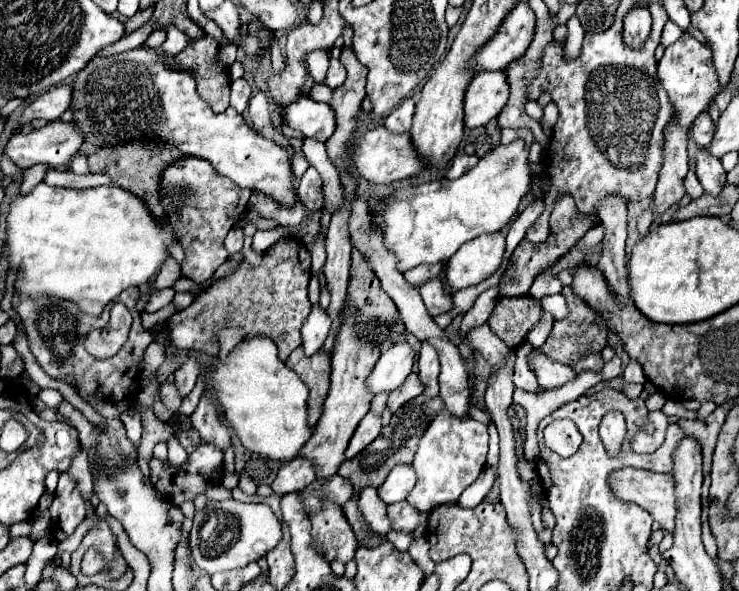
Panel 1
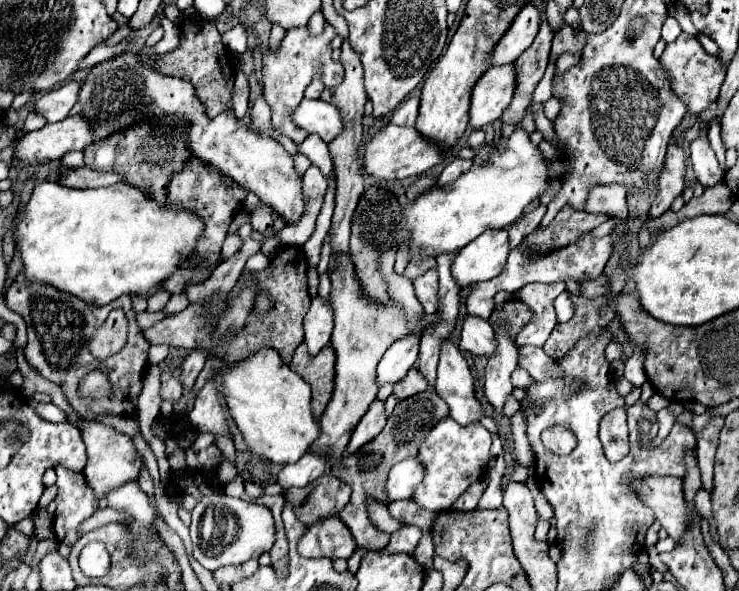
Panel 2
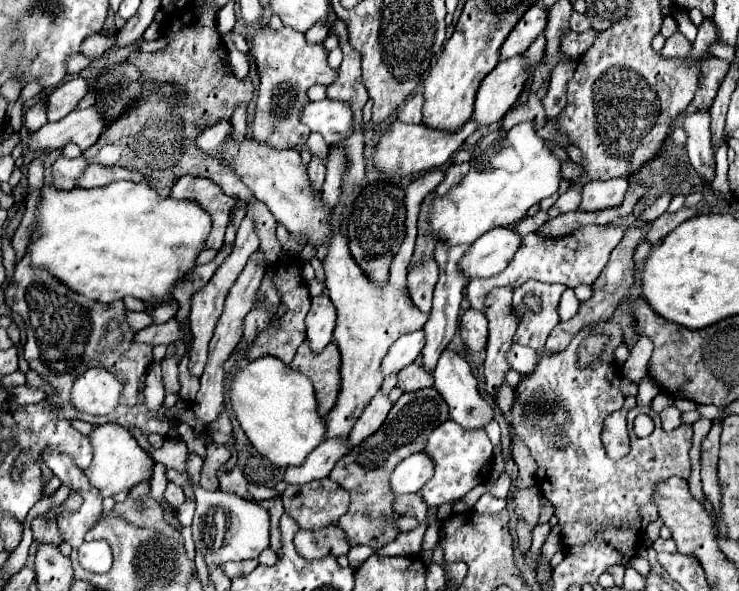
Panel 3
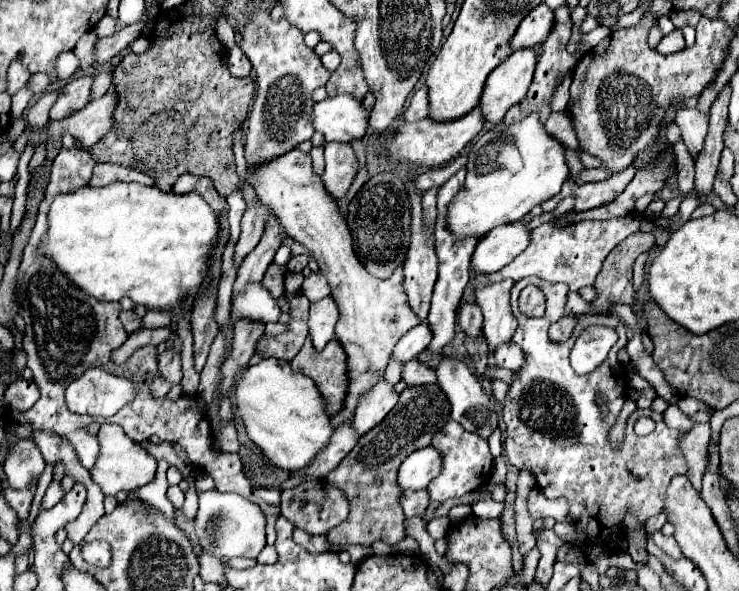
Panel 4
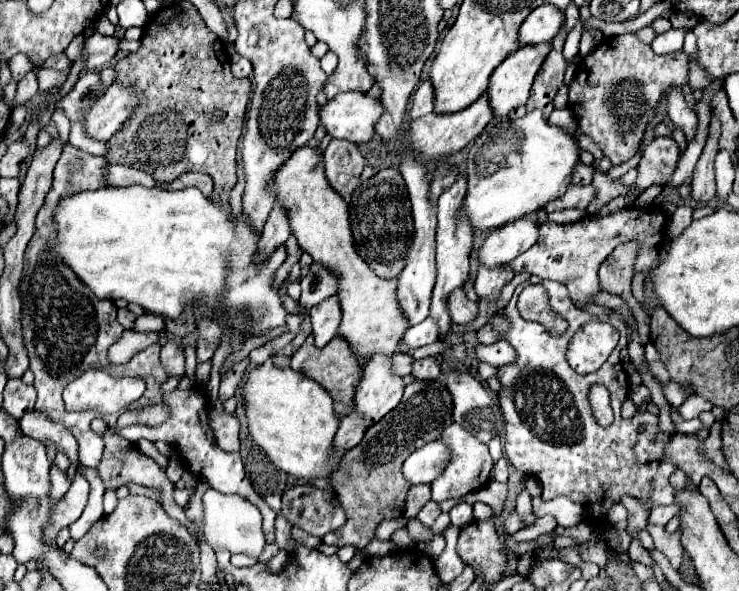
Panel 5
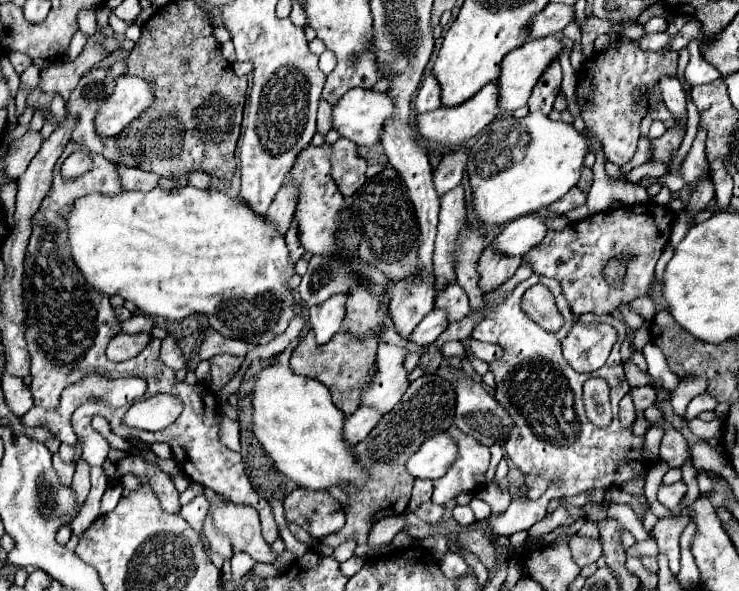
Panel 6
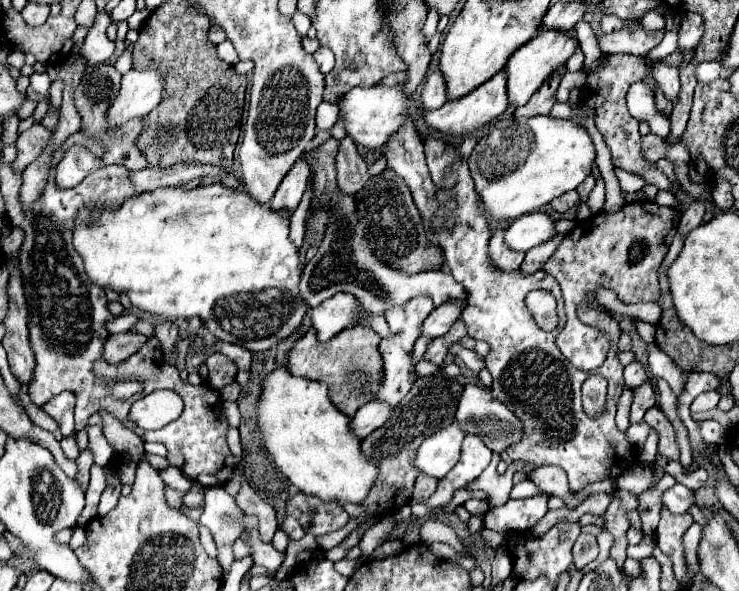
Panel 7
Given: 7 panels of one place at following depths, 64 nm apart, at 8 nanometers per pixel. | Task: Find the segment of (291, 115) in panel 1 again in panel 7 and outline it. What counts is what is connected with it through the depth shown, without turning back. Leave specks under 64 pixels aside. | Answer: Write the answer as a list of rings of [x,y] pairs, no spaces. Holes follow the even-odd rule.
[[[380,84],[370,88],[352,88],[350,92],[344,94],[338,106],[340,106],[340,118],[344,120],[346,134],[356,144],[362,144],[366,148],[382,148],[390,138],[390,134],[394,134],[404,124],[406,112],[412,120],[420,114],[420,110],[414,106],[414,100],[406,98],[400,86],[386,88]]]

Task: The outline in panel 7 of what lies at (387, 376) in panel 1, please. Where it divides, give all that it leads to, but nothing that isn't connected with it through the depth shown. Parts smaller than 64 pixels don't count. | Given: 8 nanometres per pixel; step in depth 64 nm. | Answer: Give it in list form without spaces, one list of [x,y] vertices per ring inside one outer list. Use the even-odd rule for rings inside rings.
[[[448,302],[448,304],[442,304],[442,306],[434,308],[434,312],[424,320],[420,336],[428,338],[428,340],[444,336],[450,330],[450,326],[460,318],[464,306],[466,304],[460,304],[460,302],[452,302],[452,304]]]

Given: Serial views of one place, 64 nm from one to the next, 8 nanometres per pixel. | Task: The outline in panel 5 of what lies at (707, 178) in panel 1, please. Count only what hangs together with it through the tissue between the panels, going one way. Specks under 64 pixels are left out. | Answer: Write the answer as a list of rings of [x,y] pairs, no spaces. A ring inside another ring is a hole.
[[[680,88],[668,90],[666,100],[668,100],[668,116],[670,116],[670,120],[674,122],[674,126],[678,126],[684,132],[686,140],[692,142],[694,136],[696,136],[696,130],[698,130],[696,112],[686,104]]]

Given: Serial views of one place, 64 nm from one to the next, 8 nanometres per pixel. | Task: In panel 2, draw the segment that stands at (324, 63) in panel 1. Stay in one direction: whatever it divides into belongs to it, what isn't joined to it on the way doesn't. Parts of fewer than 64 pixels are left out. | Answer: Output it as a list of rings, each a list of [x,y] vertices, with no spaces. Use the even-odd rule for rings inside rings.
[[[318,75],[314,77],[310,85],[306,88],[304,97],[308,99],[318,100],[324,89],[324,85]]]

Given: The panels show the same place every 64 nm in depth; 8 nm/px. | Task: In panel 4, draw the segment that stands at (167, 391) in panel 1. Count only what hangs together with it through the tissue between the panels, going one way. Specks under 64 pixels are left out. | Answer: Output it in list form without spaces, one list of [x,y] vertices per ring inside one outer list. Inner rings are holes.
[[[166,350],[158,358],[158,368],[160,374],[168,380],[170,386],[176,386],[182,380],[182,370],[180,370],[180,356],[174,350]]]

